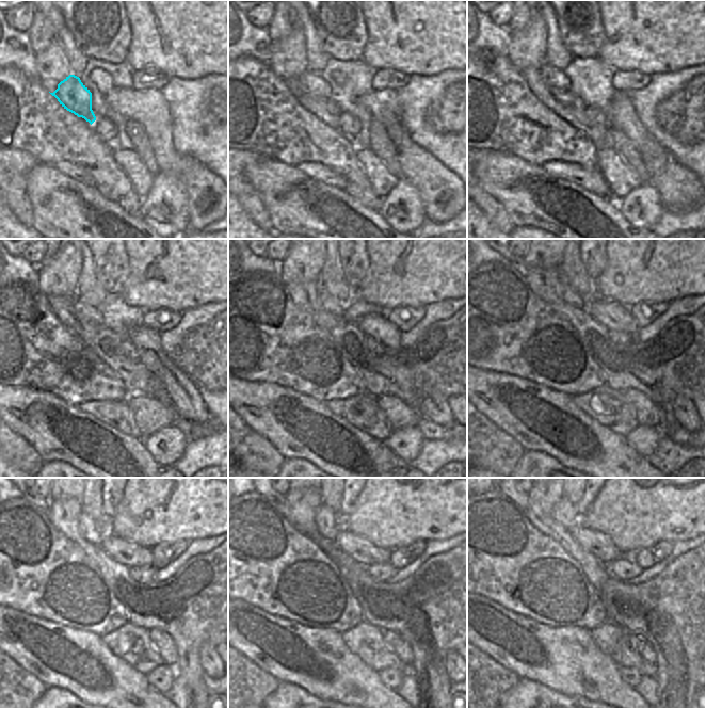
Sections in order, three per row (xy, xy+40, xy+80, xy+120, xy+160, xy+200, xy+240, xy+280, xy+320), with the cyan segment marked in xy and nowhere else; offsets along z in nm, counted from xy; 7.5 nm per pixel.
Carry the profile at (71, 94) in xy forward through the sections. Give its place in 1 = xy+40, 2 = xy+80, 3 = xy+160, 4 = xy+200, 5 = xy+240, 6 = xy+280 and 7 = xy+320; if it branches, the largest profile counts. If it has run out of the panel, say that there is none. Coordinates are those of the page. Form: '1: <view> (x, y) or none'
1: xy+40 (313, 83)
2: xy+80 (554, 77)
3: xy+160 (331, 304)
4: xy+200 (565, 291)
5: xy+240 (89, 529)
6: xy+280 (325, 519)
7: xy+320 (564, 512)

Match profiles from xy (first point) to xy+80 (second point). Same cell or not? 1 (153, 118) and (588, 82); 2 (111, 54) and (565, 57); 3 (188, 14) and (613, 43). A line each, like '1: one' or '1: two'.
1: two
2: two
3: one

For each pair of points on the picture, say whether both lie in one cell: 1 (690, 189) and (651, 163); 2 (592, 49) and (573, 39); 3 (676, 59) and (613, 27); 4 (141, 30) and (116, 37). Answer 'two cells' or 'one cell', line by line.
1: one cell
2: one cell
3: one cell
4: two cells

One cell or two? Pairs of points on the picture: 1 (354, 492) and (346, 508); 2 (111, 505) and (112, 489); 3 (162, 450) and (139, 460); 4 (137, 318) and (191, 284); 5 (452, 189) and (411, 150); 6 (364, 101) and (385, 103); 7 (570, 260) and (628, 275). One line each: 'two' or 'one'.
1: one
2: one
3: two
4: two
5: one
6: one
7: two

